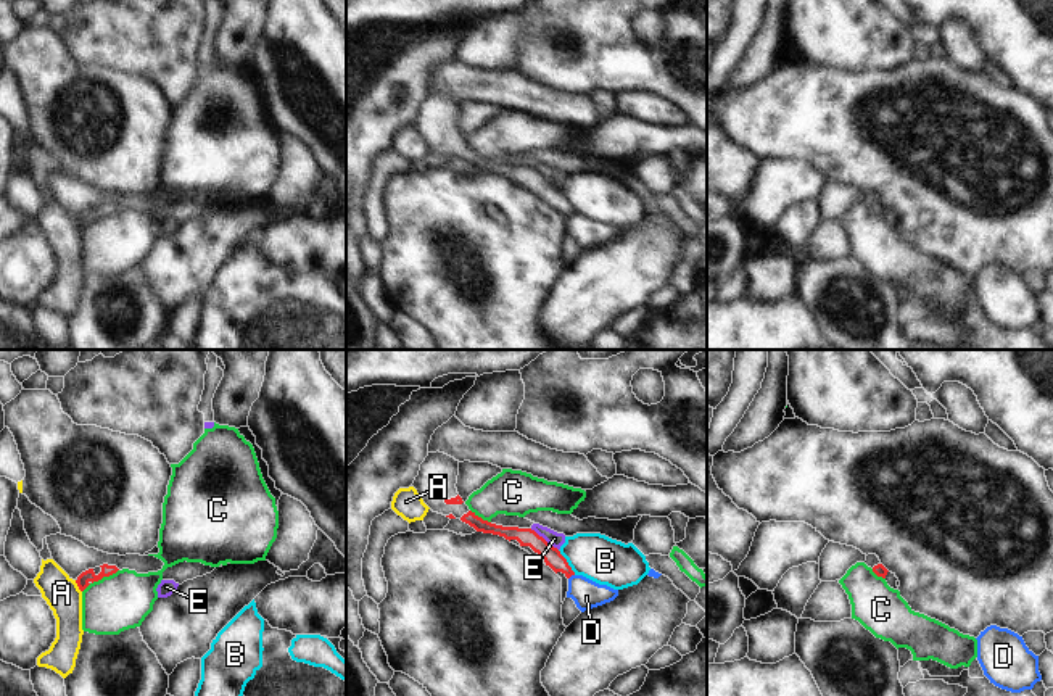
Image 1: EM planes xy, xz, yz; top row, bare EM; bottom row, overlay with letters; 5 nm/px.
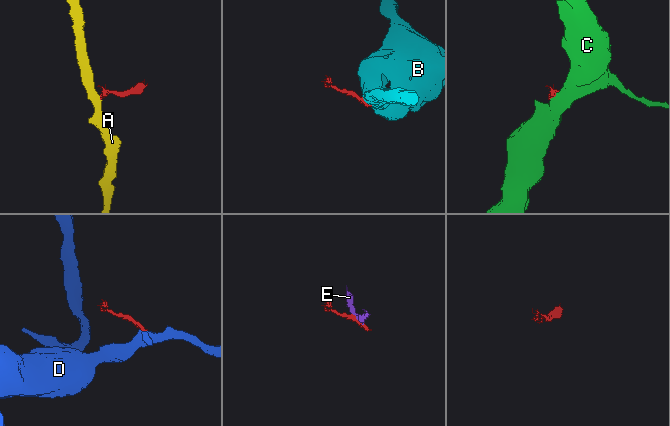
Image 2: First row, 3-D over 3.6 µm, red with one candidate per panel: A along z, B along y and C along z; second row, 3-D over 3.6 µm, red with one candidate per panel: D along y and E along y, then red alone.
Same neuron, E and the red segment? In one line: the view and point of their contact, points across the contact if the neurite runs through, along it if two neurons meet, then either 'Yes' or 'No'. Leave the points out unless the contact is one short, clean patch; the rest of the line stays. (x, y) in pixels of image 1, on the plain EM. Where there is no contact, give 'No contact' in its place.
Touches red at xz (543, 178). Boundary: xz (530, 168), (557, 189). No.

